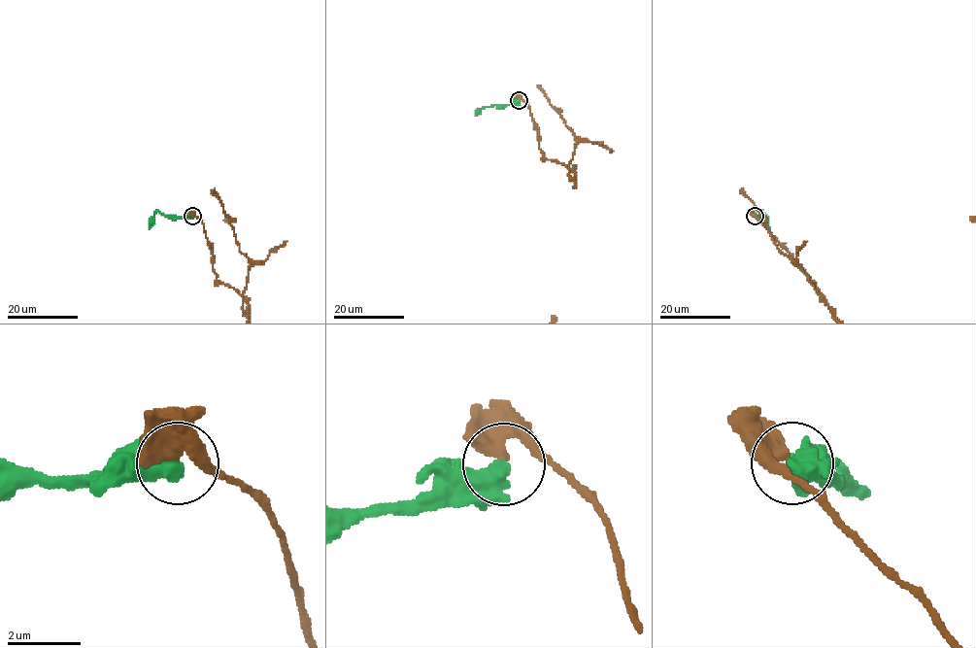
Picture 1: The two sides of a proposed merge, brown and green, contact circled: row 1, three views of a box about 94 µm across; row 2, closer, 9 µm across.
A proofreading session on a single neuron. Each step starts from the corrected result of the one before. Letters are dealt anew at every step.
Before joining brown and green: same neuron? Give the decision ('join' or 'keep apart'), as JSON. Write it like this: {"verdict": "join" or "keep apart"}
{"verdict": "keep apart"}

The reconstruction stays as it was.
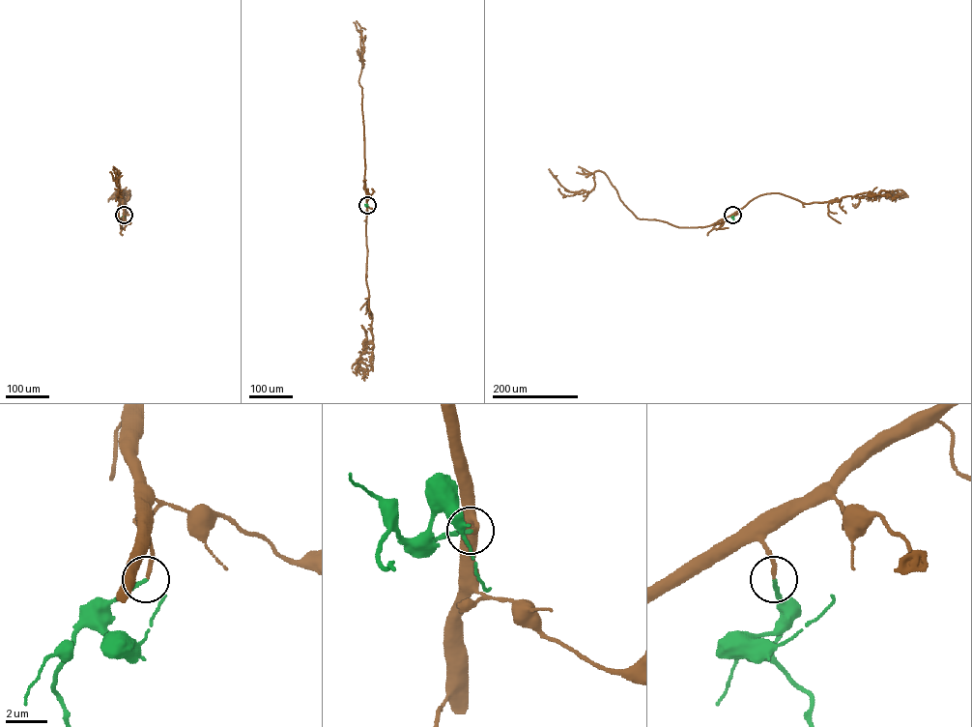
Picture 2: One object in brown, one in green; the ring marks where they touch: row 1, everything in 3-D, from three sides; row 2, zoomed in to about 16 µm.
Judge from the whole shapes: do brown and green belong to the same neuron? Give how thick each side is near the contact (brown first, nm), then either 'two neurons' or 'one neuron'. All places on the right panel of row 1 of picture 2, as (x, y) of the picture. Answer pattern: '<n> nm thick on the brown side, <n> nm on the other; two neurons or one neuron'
190 nm thick on the brown side, 190 nm on the other; one neuron

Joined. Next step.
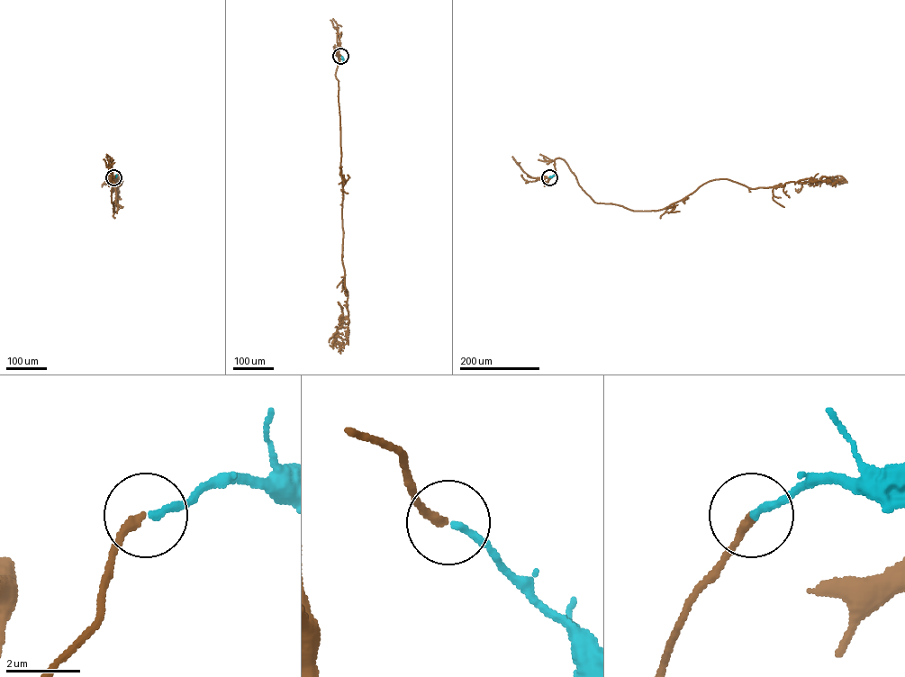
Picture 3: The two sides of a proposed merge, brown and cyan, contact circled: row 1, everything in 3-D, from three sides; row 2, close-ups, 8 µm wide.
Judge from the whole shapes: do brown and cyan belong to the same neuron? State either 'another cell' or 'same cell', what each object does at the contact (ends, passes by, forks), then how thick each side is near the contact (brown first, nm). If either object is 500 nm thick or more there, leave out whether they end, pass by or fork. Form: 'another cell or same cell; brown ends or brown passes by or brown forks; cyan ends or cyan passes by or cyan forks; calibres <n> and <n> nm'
same cell; brown ends; cyan ends; calibres 220 and 180 nm

